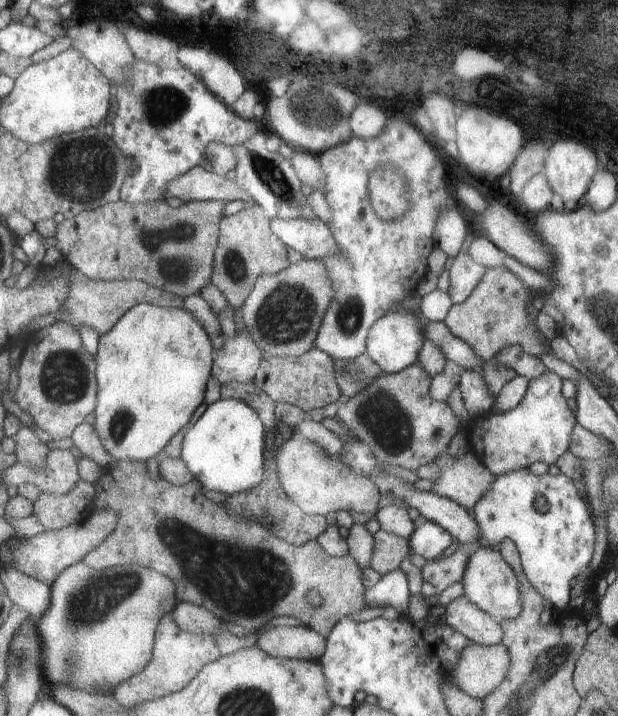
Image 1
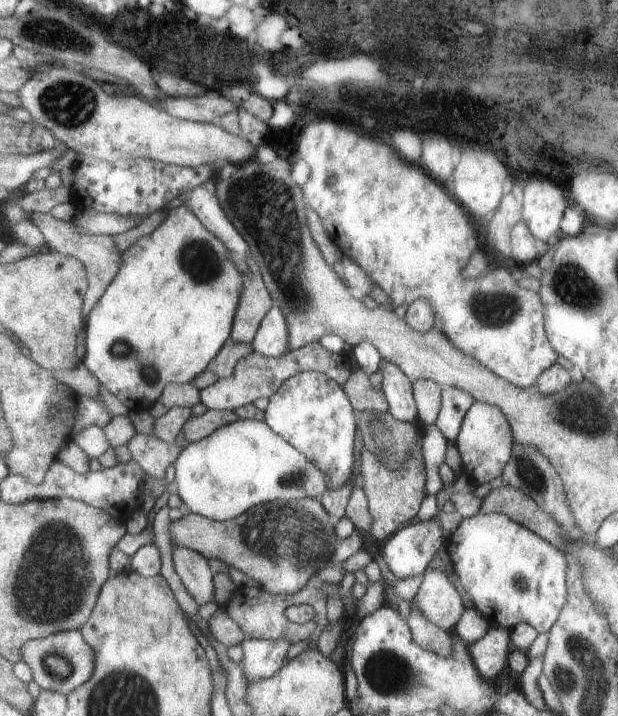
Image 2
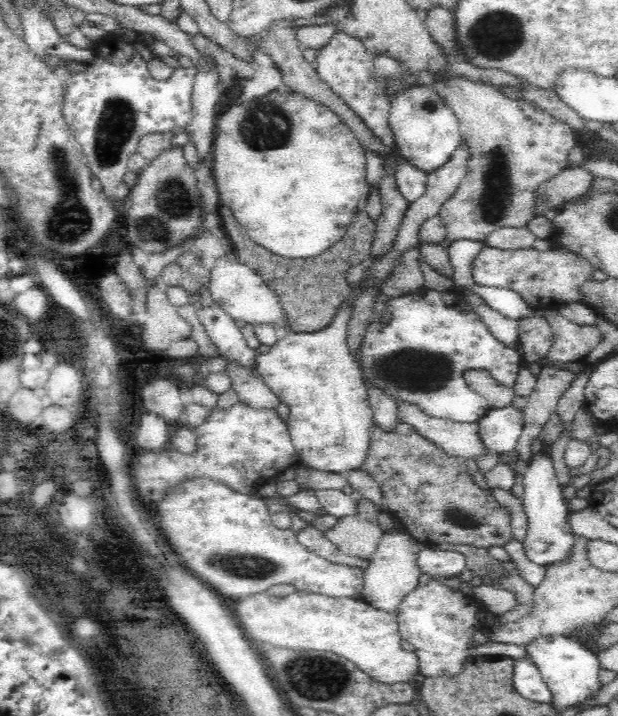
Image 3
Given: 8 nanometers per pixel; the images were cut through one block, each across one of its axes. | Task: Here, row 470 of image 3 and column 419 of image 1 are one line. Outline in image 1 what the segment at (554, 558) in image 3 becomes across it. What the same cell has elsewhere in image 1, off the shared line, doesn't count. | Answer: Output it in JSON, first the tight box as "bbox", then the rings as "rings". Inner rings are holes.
{"bbox":[411,522,455,562],"rings":[[[425,522],[421,528],[415,530],[411,538],[411,548],[413,548],[413,554],[421,554],[429,562],[435,562],[445,554],[445,550],[453,542],[455,542],[455,536],[449,530],[445,530],[441,524]]]}

